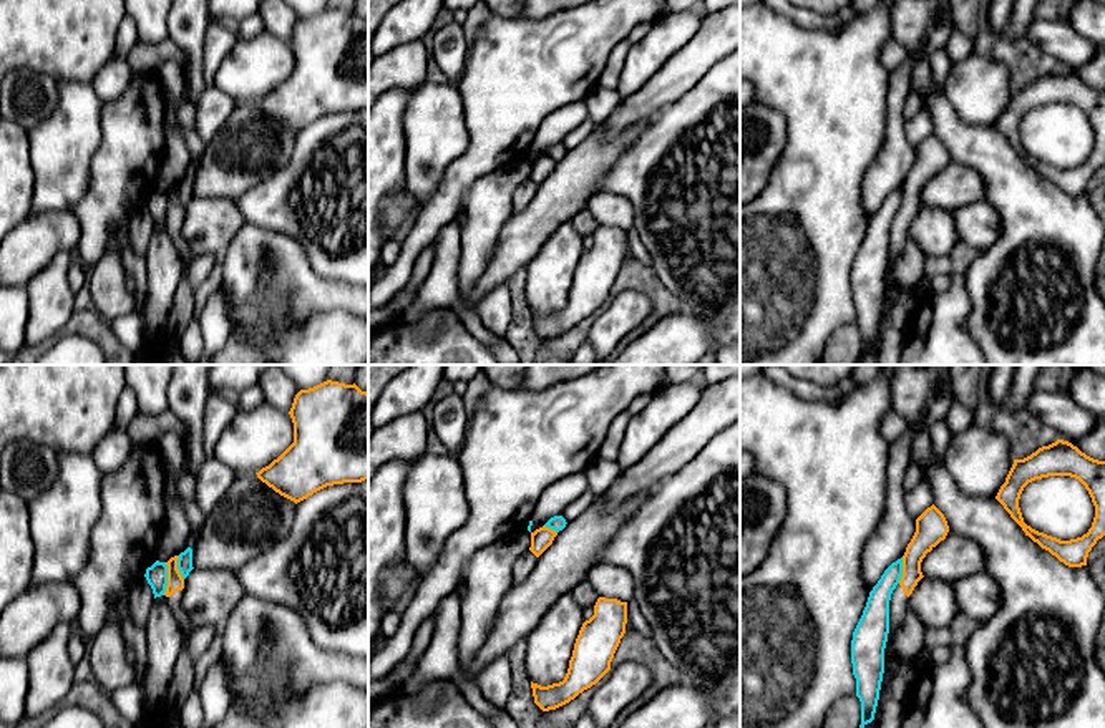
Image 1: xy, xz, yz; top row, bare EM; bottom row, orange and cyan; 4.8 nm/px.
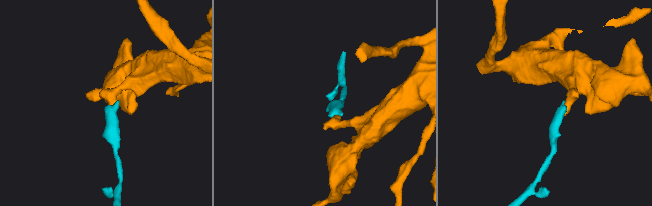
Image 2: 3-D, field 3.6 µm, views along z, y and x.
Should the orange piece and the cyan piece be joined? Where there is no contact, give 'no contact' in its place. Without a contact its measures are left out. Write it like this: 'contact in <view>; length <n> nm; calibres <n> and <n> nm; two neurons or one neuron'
contact in xy; length 160 nm; calibres 80 and 110 nm; two neurons

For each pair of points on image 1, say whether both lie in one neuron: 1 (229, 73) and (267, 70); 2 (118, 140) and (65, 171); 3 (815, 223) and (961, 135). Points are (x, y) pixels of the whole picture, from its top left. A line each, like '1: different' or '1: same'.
1: same
2: different
3: different

